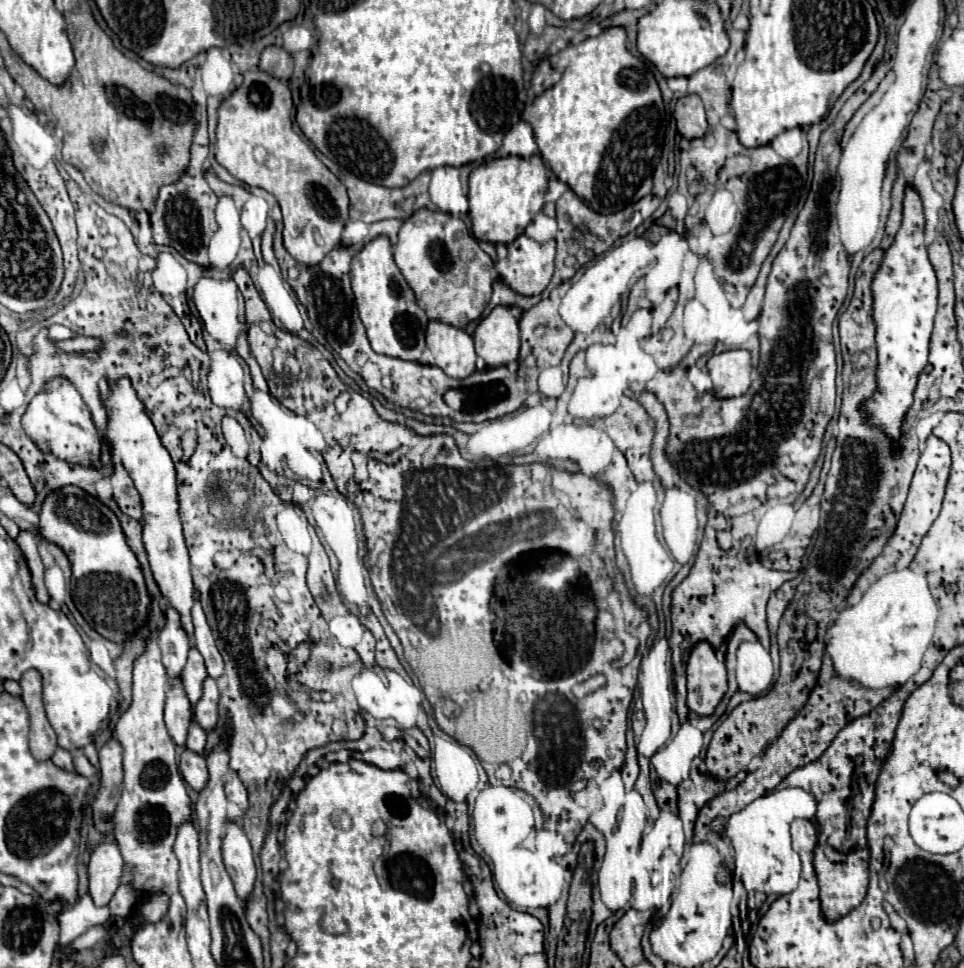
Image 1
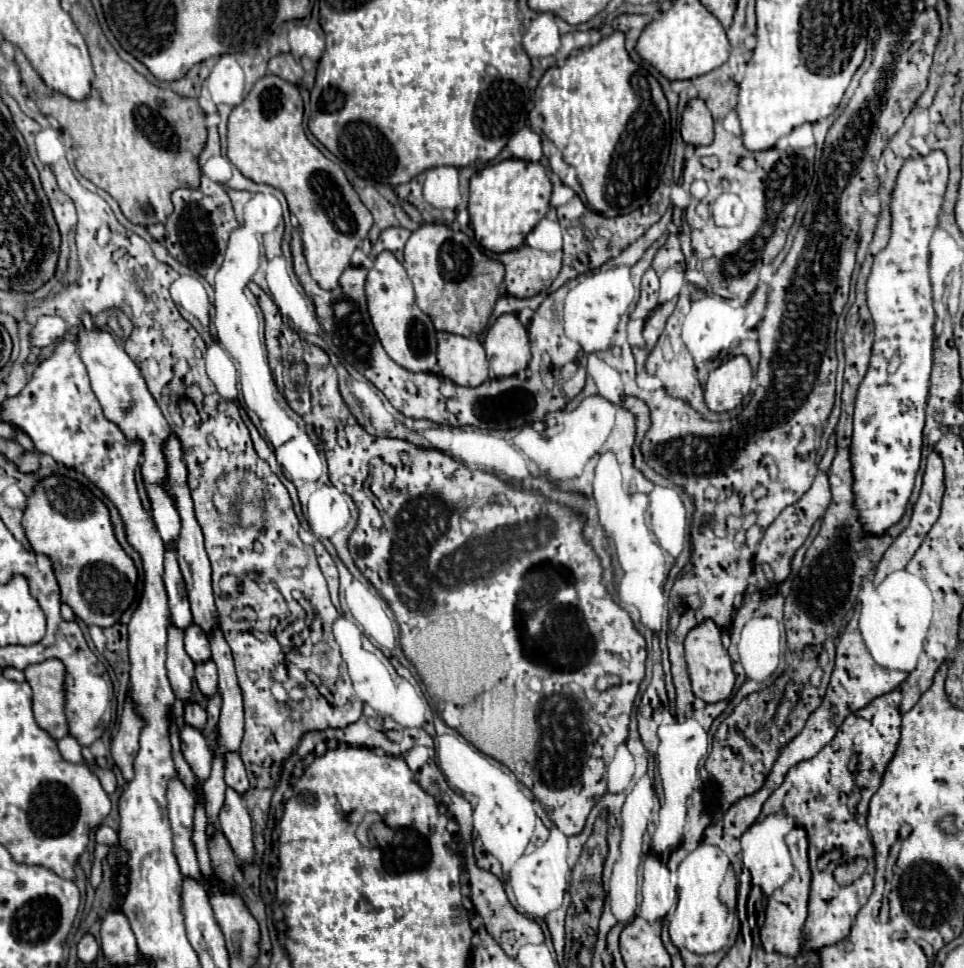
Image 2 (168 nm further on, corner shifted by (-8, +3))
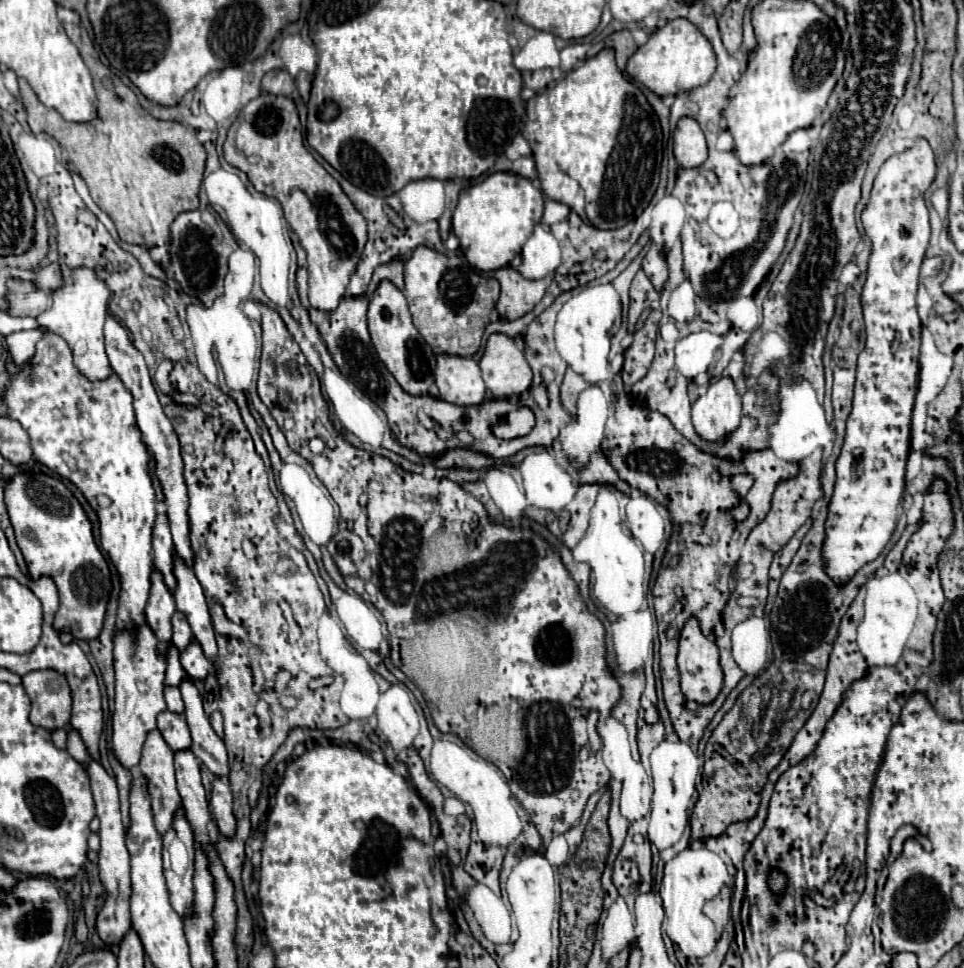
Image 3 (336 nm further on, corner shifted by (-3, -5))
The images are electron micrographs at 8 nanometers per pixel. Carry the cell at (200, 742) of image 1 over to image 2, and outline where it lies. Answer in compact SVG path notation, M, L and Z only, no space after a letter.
M186 703L184 719L186 719L186 725L190 725L198 731L204 731L204 727L206 727L206 711L196 703Z

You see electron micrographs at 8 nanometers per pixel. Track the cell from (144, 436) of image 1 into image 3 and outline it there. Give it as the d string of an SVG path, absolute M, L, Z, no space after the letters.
M73 267L67 269L67 277L65 271L59 271L59 275L61 275L61 285L51 293L53 303L47 311L43 311L37 317L37 321L41 327L61 335L69 343L75 365L83 371L83 375L89 381L99 381L103 377L109 377L113 369L109 367L103 345L103 321L105 321L109 289L91 267Z

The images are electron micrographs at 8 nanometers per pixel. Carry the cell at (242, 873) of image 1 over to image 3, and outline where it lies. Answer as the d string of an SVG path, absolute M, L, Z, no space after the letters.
M215 777L213 781L213 789L211 789L211 811L213 811L213 819L219 827L219 831L227 837L231 837L235 833L237 821L233 815L233 795L231 795L231 787L227 783L225 777Z

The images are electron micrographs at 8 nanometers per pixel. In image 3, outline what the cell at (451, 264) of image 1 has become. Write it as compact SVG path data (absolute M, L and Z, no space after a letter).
M415 249L405 261L405 289L413 323L435 355L471 357L479 351L489 313L499 299L497 279L483 279L459 257L447 257L433 249Z

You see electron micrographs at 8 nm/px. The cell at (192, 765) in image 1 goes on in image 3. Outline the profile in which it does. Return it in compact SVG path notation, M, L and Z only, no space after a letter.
M161 711L157 715L157 729L161 731L163 739L167 745L177 751L177 749L189 749L191 747L191 735L187 729L187 723L183 721L183 715L173 713L173 711Z

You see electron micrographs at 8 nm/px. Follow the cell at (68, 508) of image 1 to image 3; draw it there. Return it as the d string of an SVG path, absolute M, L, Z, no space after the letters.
M17 473L5 483L5 505L31 579L47 575L57 585L59 609L53 621L55 631L71 633L73 639L95 639L103 627L105 605L111 593L111 573L79 501L55 477L45 473Z

